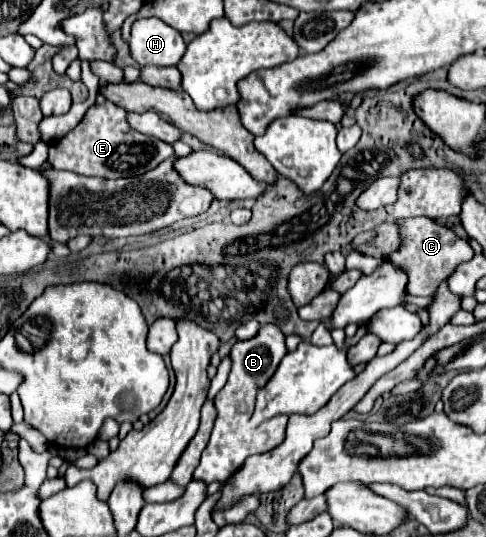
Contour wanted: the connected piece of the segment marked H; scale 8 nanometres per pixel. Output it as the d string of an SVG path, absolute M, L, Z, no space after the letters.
M148 17L134 21L130 37L130 53L140 67L178 65L184 51L186 43L182 35L162 19Z

